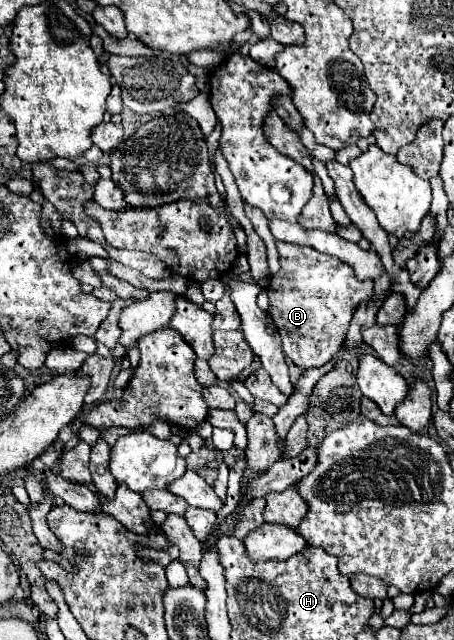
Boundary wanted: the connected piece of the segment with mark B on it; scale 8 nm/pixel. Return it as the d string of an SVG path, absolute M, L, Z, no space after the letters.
M277 242L281 270L267 288L269 314L281 334L283 352L301 368L319 368L337 354L345 342L355 306L373 294L373 280L357 280L351 266L335 256L307 246Z

